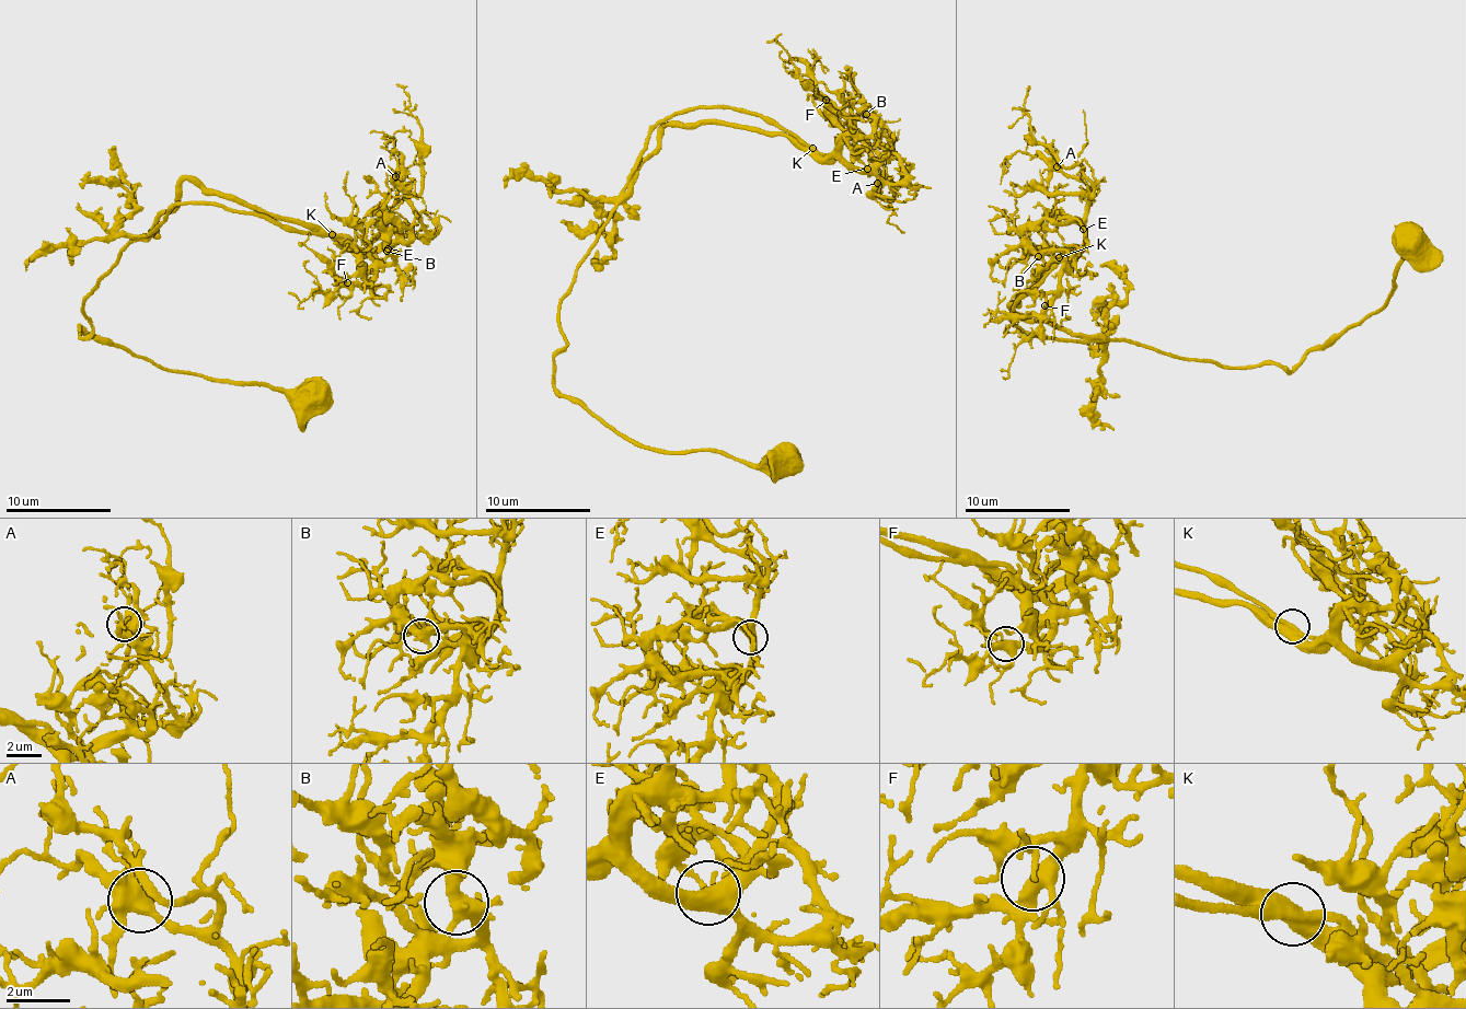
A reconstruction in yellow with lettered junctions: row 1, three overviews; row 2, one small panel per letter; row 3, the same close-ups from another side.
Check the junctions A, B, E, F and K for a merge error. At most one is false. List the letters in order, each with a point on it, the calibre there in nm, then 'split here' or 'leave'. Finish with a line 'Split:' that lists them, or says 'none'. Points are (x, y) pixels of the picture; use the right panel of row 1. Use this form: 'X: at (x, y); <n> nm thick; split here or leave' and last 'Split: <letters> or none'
A: at (1057, 166); 440 nm thick; leave
B: at (1038, 256); 420 nm thick; leave
E: at (1083, 229); 440 nm thick; leave
F: at (1045, 305); 400 nm thick; leave
K: at (1059, 257); 420 nm thick; leave
Split: none

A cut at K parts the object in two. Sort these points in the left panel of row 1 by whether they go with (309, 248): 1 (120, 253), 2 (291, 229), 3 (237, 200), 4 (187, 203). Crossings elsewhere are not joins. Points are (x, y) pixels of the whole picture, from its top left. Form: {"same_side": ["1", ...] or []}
{"same_side": ["3"]}

